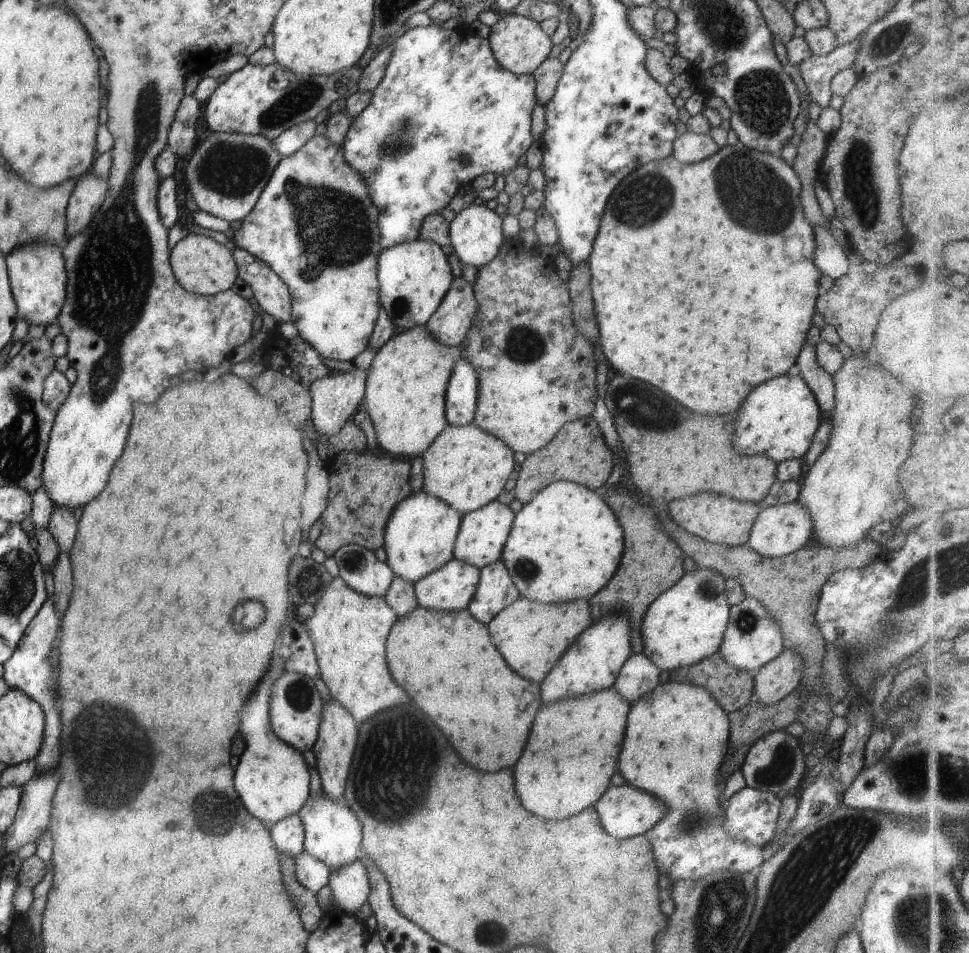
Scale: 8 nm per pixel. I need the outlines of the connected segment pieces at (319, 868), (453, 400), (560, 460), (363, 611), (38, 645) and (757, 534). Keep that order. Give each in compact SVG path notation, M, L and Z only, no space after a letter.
M304 848L303 852L294 858L294 873L297 882L313 894L328 884L330 871L322 860L312 857Z
M462 357L455 361L446 386L444 415L449 425L471 423L478 393L477 373Z
M590 416L576 418L563 424L547 444L525 455L513 487L514 498L527 504L553 481L571 481L592 491L601 491L612 464L613 453L604 443L595 420Z
M333 577L313 605L311 616L302 620L313 643L318 675L328 688L331 698L349 712L357 723L363 722L365 718L383 708L409 702L409 696L403 694L403 690L391 680L385 664L386 638L396 617L396 612L385 602L384 597L359 594L352 591L341 578Z
M46 598L37 614L23 630L23 636L19 639L18 648L14 654L2 664L1 678L8 688L19 689L38 701L44 714L44 737L38 755L34 758L35 775L49 769L55 769L61 751L58 739L60 736L60 716L55 698L55 674L53 674L53 668L48 661L48 654L51 652L53 642L55 642L55 634L57 634L57 615L52 598Z
M792 500L785 504L762 507L751 525L746 545L764 557L780 557L801 548L811 536L812 526L808 510Z

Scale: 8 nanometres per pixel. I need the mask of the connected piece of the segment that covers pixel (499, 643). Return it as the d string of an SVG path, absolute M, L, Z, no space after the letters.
M521 597L496 612L487 626L491 642L495 644L497 652L503 656L507 666L521 678L539 684L575 637L588 627L591 620L590 608L585 600L557 604L540 603Z

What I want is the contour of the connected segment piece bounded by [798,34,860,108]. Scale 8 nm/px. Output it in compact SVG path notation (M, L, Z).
M860 34L827 54L808 56L798 64L798 71L808 90L809 100L815 100L821 108L829 104L832 95L829 89L831 78L840 70L851 66L859 39Z

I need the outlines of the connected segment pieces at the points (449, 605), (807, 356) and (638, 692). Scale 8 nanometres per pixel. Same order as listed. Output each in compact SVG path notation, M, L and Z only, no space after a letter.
M451 557L443 566L418 578L412 584L414 586L417 605L438 611L459 610L459 608L465 607L469 599L473 596L478 576L478 568Z
M804 344L794 362L793 373L799 375L813 393L820 412L831 416L834 409L834 382L832 376L816 363L814 346Z
M641 652L631 653L621 665L612 687L631 704L657 686L660 670Z

